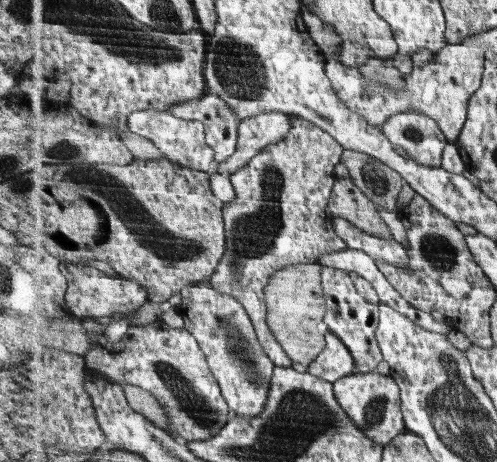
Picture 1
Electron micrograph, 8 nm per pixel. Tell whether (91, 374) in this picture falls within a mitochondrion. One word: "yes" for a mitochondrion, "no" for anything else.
no

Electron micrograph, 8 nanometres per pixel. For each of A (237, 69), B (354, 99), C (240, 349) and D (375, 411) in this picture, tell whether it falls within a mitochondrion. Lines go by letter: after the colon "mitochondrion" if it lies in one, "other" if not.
A: mitochondrion
B: other
C: mitochondrion
D: mitochondrion

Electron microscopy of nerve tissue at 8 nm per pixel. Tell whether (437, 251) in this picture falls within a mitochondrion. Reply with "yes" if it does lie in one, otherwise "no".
yes

